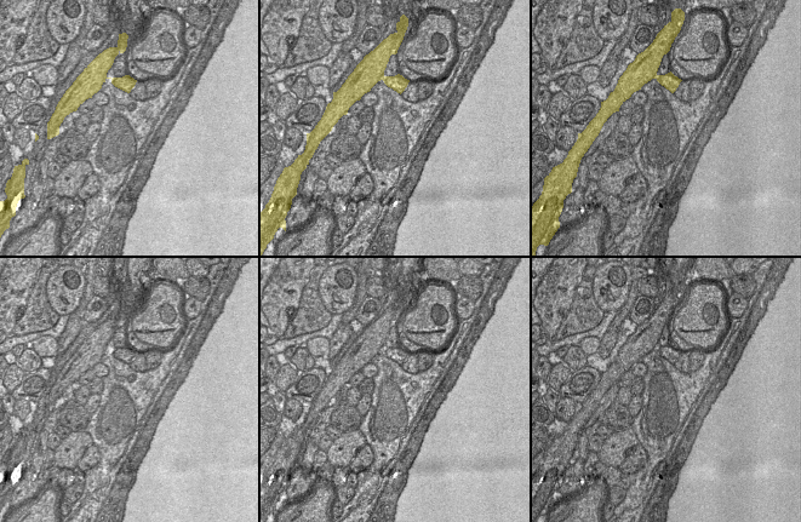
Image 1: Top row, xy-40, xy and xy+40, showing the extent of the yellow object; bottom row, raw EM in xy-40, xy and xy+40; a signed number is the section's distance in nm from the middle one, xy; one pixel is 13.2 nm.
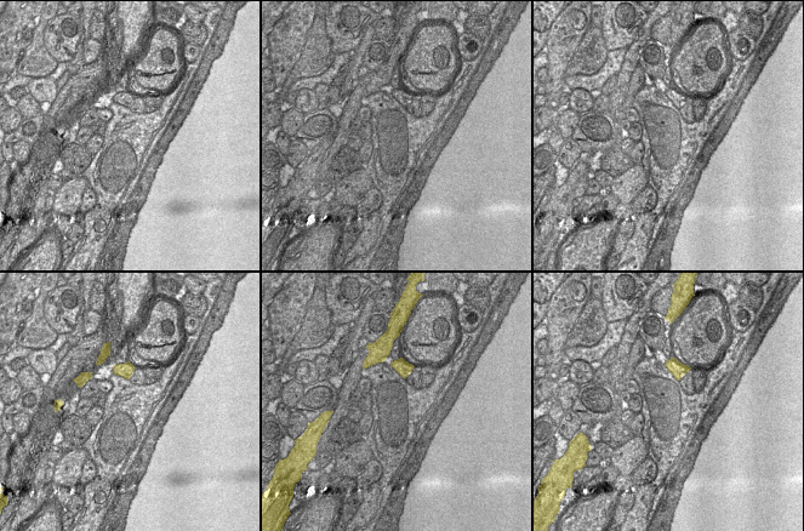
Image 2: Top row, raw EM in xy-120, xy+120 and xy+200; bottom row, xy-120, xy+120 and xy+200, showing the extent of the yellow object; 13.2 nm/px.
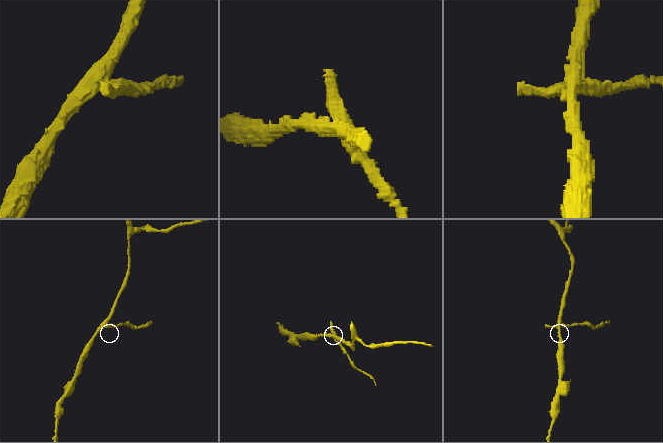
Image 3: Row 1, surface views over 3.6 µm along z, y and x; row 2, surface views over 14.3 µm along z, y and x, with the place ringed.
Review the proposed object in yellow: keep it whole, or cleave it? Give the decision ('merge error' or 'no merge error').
merge error

